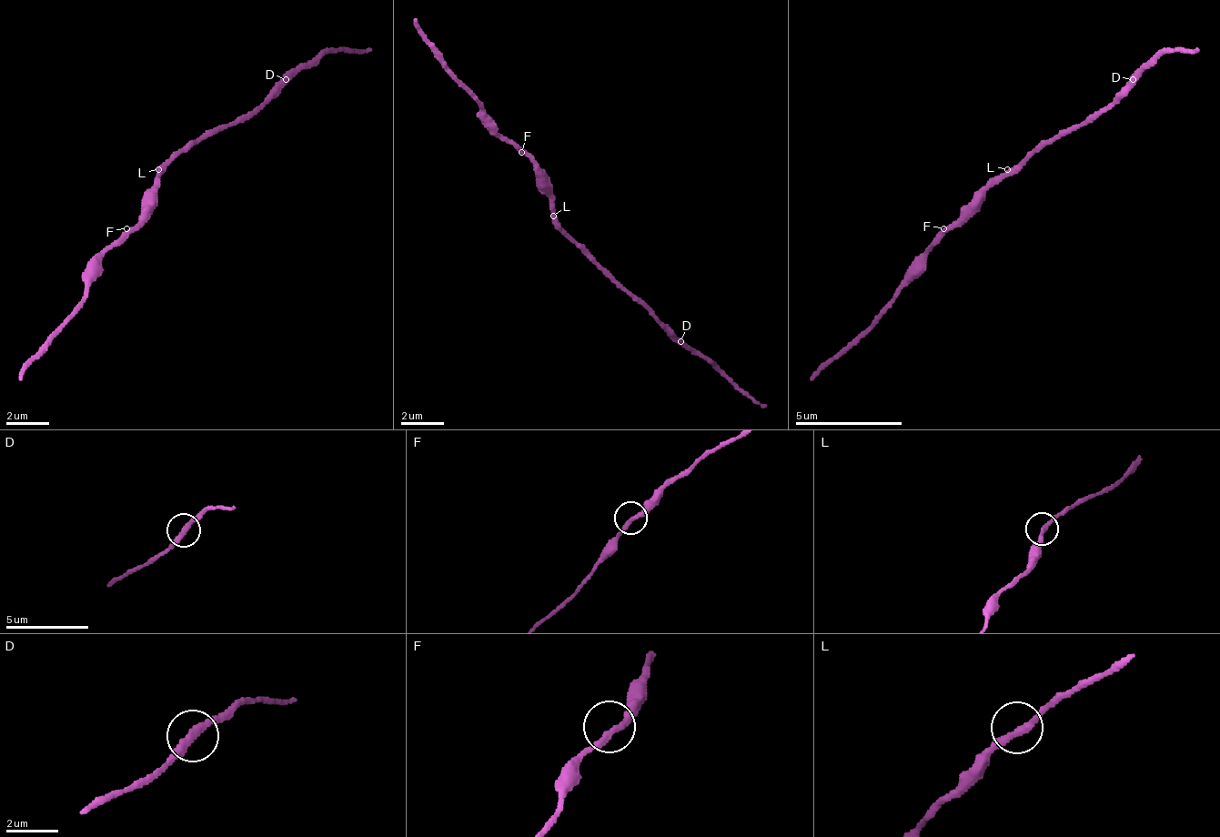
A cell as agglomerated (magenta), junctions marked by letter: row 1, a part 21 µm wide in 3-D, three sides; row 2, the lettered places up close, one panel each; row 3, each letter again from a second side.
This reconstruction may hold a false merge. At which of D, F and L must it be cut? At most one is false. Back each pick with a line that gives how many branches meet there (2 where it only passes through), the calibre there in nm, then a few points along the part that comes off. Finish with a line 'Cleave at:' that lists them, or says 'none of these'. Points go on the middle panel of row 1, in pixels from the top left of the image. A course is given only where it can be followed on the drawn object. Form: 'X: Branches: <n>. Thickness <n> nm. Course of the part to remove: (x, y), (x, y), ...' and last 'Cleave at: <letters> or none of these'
D: Branches: 2. Thickness 280 nm. Course of the part to remove: (682, 339), (768, 404)
Cleave at: D

